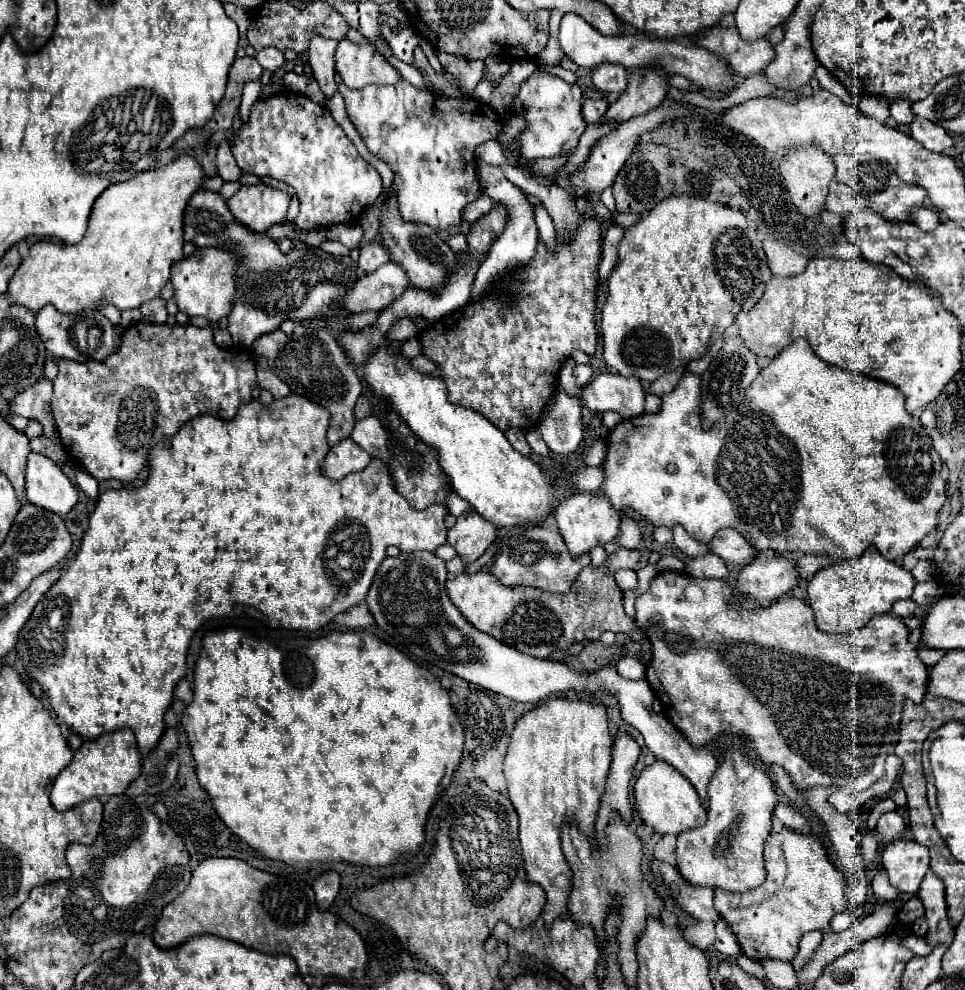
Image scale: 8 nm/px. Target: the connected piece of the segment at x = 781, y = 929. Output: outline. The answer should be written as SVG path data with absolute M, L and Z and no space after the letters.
M784 827L778 833L770 833L770 837L766 839L764 863L766 863L766 881L758 889L752 889L752 893L716 891L714 907L720 913L720 917L730 925L746 957L754 961L762 961L762 959L792 961L798 953L800 935L804 935L806 931L814 931L814 929L822 933L830 931L830 919L848 907L846 879L830 863L828 853L818 837L796 833L794 829L788 829L788 827Z

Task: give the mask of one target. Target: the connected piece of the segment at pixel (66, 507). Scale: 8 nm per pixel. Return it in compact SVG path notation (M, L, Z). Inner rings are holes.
M30 453L26 465L26 493L32 505L66 515L78 501L78 489L48 457Z

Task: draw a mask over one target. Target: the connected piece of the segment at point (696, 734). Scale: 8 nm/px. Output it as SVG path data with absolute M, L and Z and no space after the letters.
M664 571L664 573L654 577L654 581L652 581L650 589L644 593L644 597L638 597L638 601L636 601L636 625L638 627L646 625L652 615L660 615L662 617L662 625L654 625L654 627L648 629L648 639L652 643L652 661L646 667L646 679L650 683L654 695L662 701L664 715L668 715L670 723L688 739L688 743L692 747L702 747L702 745L710 743L720 733L738 735L754 751L758 761L762 761L762 763L770 761L770 763L778 763L780 767L784 767L798 789L808 789L808 787L816 787L816 785L830 787L832 793L828 797L828 803L838 813L850 813L856 807L860 807L862 805L860 803L860 797L862 797L860 793L868 791L886 773L884 771L884 761L894 751L896 741L900 737L898 729L900 729L904 701L910 699L914 703L920 703L924 699L924 695L926 695L928 669L918 659L918 647L908 641L910 629L904 625L904 621L900 617L894 617L894 615L886 613L882 617L874 617L874 621L870 621L860 631L854 631L854 633L848 633L848 635L842 635L842 633L840 635L828 635L828 633L822 633L814 625L812 609L800 599L784 597L782 601L776 601L772 607L758 609L758 611L746 611L746 609L742 609L742 607L738 607L734 603L732 587L726 581L718 581L718 579L698 581L702 585L702 589L704 589L704 595L702 595L702 599L694 599L694 601L688 601L684 597L684 589L686 589L688 583L690 583L690 577L686 577L682 573Z

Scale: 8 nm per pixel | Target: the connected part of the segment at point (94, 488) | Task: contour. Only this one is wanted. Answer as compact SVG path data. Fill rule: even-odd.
M76 469L76 483L90 501L98 499L98 481L94 481L94 477L90 477L90 473L86 473L84 469Z

